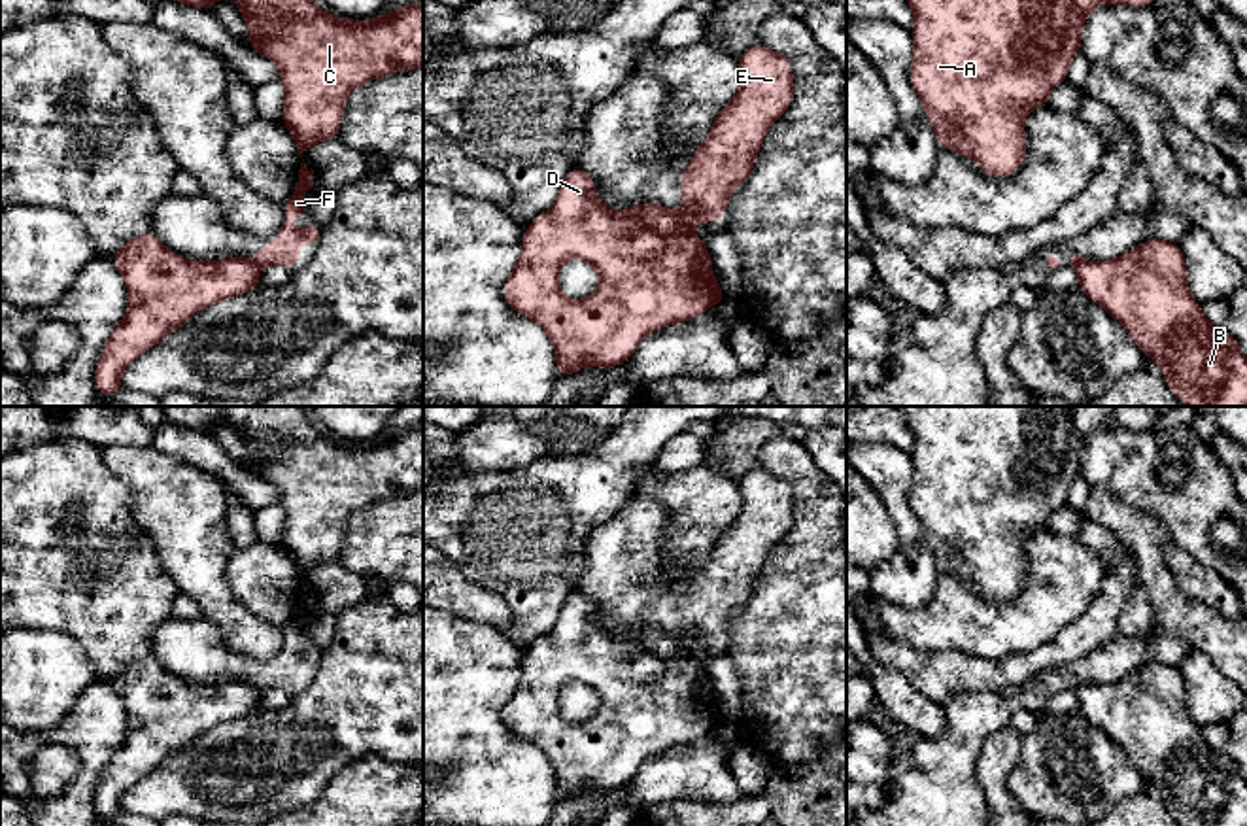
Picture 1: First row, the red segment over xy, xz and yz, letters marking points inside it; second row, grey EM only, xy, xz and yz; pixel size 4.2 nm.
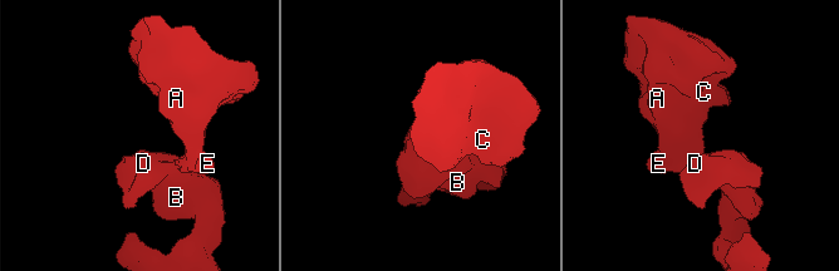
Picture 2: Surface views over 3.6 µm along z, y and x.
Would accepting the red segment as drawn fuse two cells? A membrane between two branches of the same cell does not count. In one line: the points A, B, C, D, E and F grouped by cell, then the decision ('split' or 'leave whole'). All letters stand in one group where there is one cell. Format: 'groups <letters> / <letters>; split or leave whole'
groups A C E F / B D; split

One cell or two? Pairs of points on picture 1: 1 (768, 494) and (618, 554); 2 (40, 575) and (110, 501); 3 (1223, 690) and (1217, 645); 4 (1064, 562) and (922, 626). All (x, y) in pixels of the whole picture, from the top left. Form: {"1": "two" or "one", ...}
{"1": "one", "2": "one", "3": "two", "4": "one"}

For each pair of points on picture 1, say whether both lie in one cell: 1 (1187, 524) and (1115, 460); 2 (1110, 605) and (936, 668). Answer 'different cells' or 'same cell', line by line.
1: same cell
2: same cell

